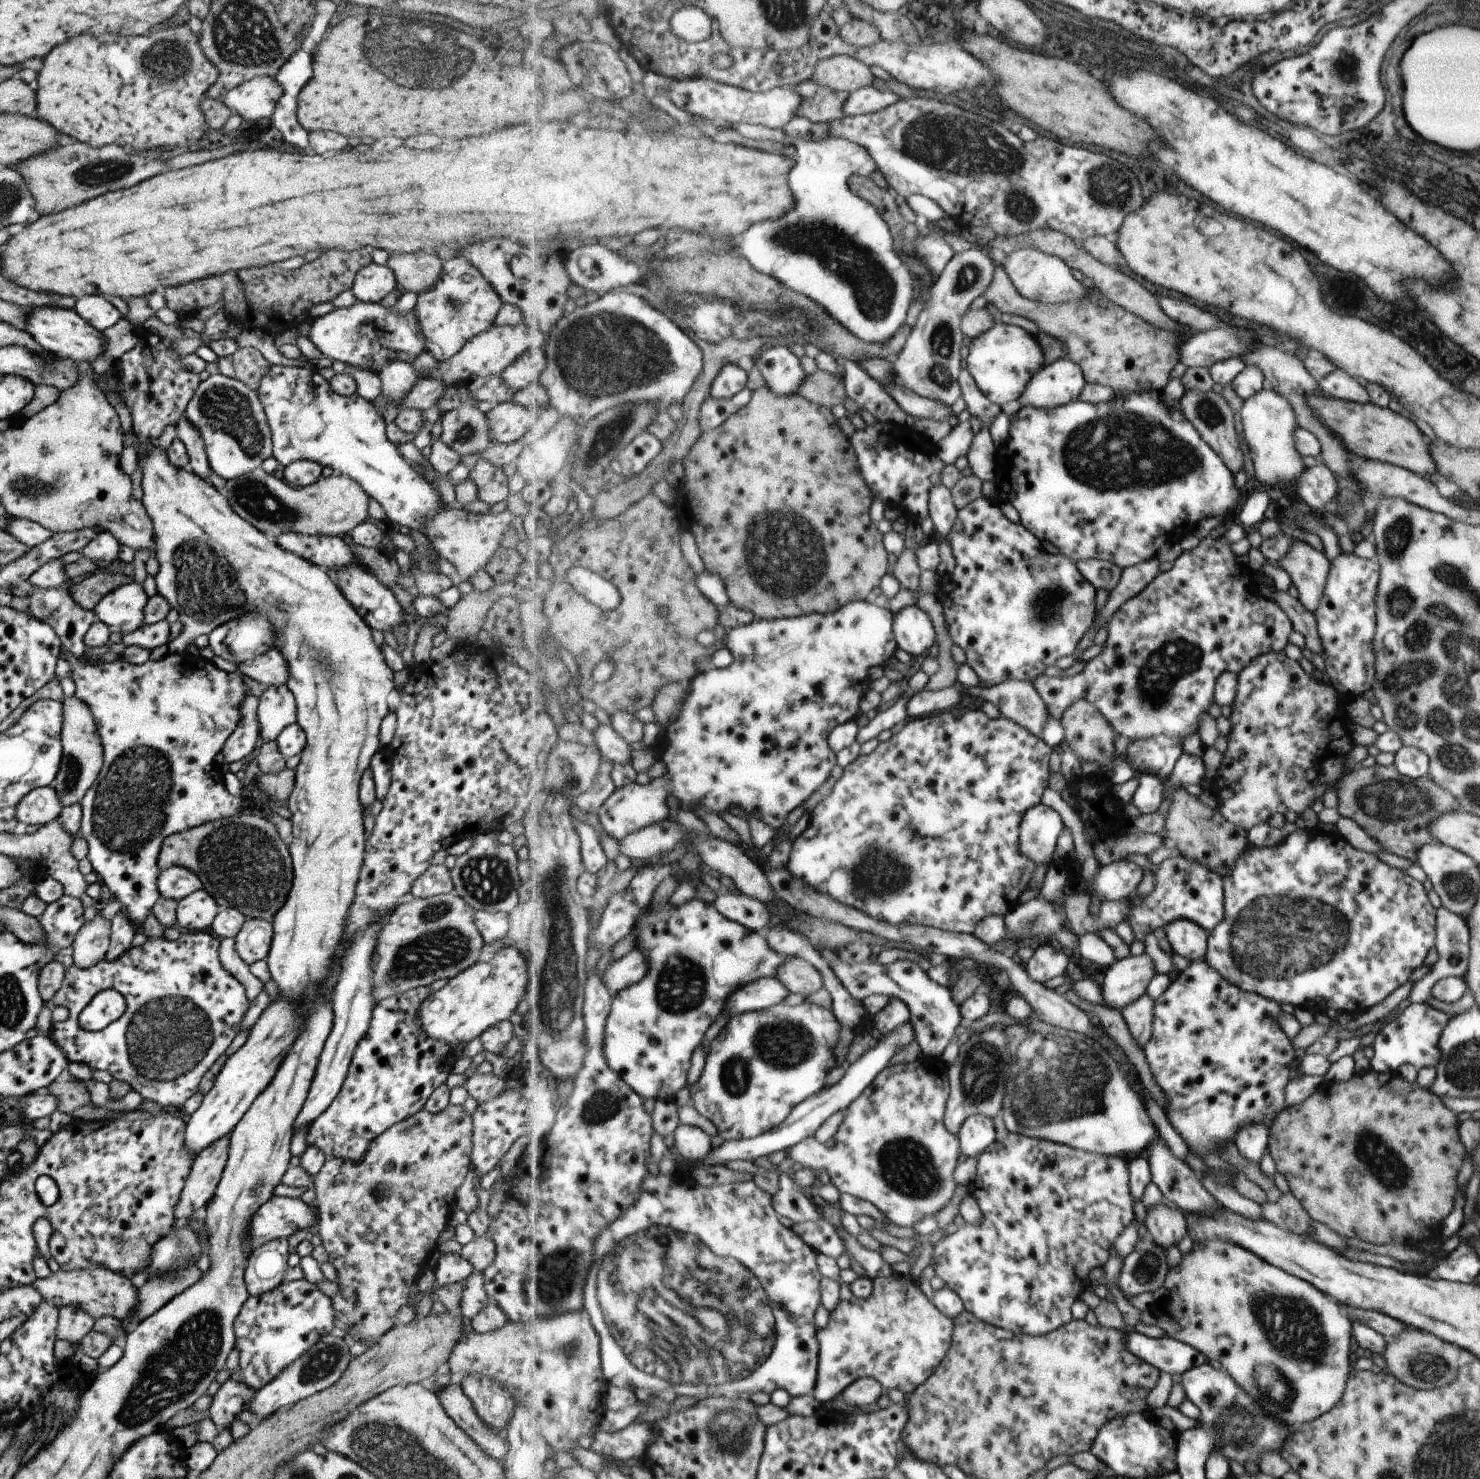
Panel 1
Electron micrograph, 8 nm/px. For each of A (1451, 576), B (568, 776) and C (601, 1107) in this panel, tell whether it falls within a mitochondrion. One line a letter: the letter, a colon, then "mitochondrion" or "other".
A: mitochondrion
B: mitochondrion
C: mitochondrion

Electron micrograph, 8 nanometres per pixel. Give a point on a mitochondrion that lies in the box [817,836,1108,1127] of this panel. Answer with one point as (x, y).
(877, 871)

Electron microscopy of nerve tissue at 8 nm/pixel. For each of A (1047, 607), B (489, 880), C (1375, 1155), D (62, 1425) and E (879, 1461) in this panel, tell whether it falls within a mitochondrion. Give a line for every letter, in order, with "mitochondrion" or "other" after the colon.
A: mitochondrion
B: mitochondrion
C: mitochondrion
D: other
E: other

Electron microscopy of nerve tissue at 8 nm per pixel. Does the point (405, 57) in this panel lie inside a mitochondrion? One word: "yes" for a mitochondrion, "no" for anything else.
yes

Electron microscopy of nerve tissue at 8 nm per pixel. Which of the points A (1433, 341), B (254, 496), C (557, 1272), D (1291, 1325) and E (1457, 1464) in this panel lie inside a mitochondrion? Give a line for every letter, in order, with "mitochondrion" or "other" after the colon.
A: other
B: mitochondrion
C: mitochondrion
D: mitochondrion
E: mitochondrion

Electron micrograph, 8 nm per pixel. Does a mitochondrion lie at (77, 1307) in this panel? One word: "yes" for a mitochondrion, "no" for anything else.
no

